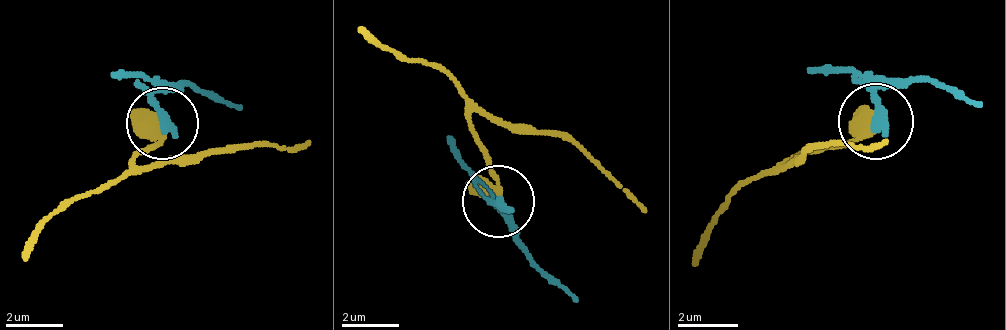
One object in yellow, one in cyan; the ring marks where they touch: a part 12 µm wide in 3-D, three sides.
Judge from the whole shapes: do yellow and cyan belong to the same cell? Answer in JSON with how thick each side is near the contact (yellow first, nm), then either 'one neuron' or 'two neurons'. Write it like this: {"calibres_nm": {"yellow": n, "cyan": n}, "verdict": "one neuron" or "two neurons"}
{"calibres_nm": {"yellow": 440, "cyan": 340}, "verdict": "two neurons"}

